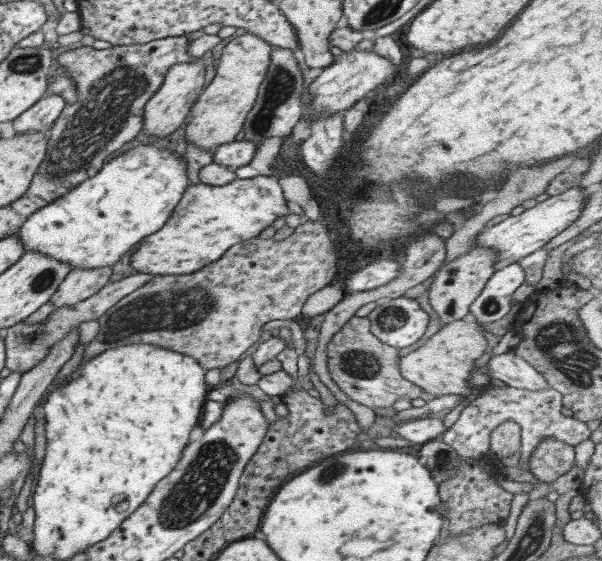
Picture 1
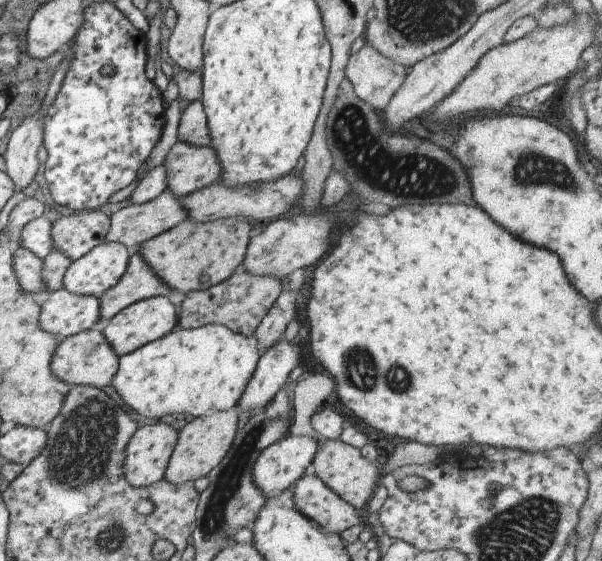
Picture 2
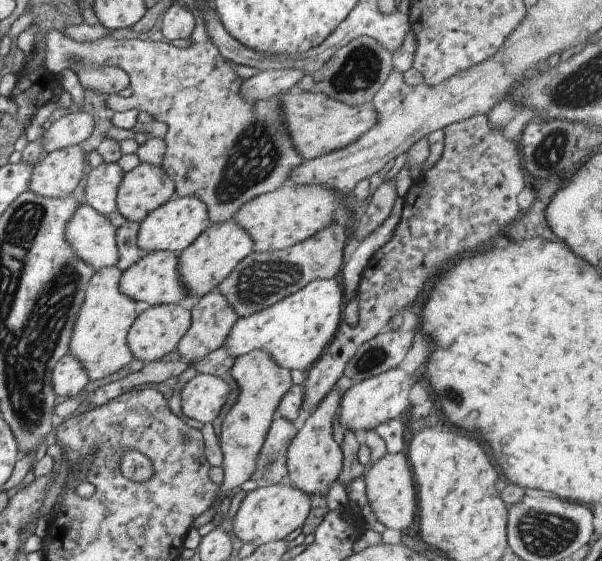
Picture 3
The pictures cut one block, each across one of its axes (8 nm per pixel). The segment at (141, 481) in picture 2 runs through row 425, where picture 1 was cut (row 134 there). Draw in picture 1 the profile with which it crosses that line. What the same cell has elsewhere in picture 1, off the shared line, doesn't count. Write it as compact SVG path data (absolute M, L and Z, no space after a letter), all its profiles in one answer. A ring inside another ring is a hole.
M196 57L196 61L178 63L172 65L166 73L166 78L153 97L144 106L144 124L142 124L142 135L164 138L170 136L180 126L184 126L184 120L191 111L191 106L196 102L206 86L206 66L202 57Z

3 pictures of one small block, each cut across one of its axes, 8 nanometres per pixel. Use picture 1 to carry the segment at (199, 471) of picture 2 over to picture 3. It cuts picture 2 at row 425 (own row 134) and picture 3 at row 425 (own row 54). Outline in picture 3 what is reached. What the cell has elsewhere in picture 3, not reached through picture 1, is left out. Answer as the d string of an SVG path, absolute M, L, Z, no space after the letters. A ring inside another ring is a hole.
M253 350L239 356L234 361L231 375L238 384L238 398L226 417L223 418L220 428L219 444L223 454L222 468L225 470L223 484L219 487L219 494L212 507L194 520L192 528L199 529L212 522L229 491L232 488L238 488L254 472L260 449L273 423L272 416L279 407L282 397L293 385L290 371L277 365L263 350Z

